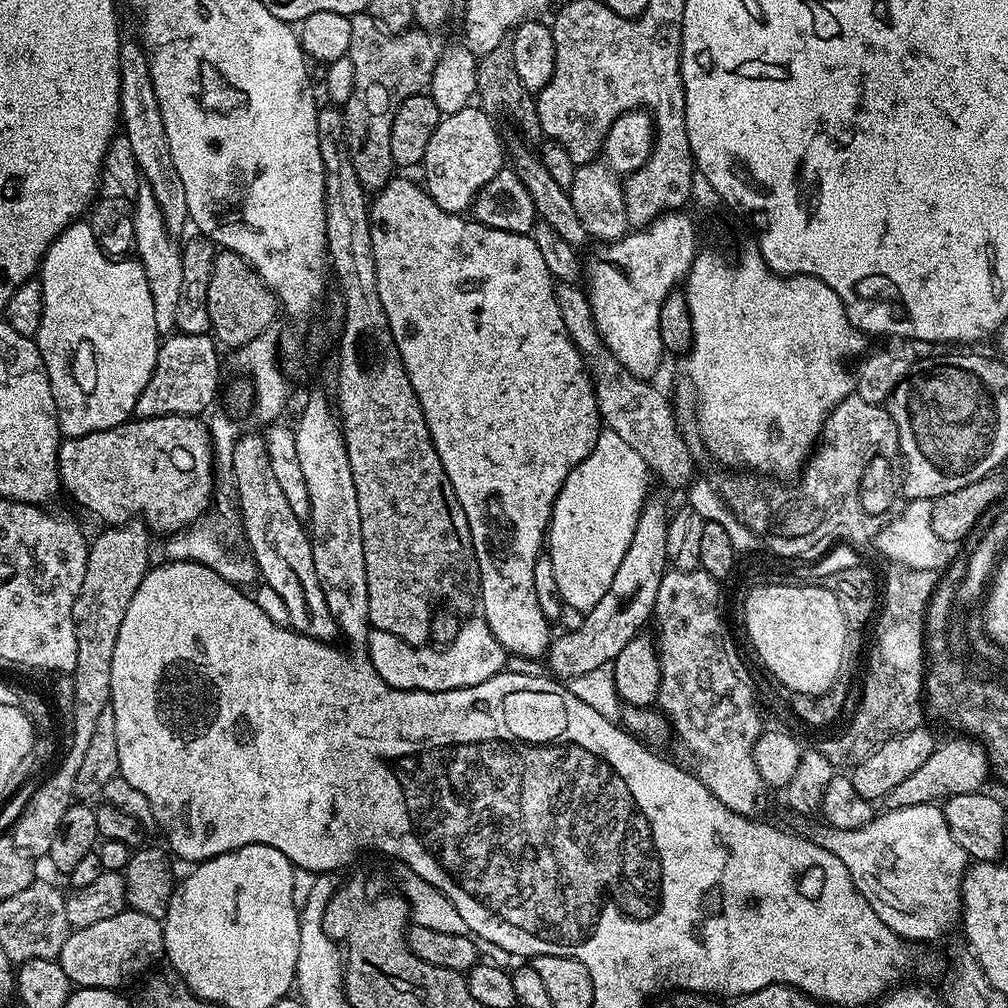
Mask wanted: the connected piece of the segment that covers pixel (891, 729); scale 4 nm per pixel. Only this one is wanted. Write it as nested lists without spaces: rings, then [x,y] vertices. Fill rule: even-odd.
[[[891,563],[886,576],[882,578],[880,605],[874,622],[874,636],[868,656],[868,666],[862,684],[860,704],[850,722],[834,740],[824,739],[817,744],[816,750],[822,754],[834,768],[855,767],[870,756],[880,745],[892,737],[900,736],[911,729],[921,727],[924,720],[923,683],[924,683],[924,618],[928,602],[938,583],[935,571],[920,572],[901,564]]]

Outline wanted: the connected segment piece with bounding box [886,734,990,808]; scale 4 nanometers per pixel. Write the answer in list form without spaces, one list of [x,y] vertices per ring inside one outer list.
[[[963,734],[955,737],[957,740],[948,740],[937,743],[934,754],[909,774],[905,780],[886,798],[888,808],[905,808],[906,806],[922,806],[923,804],[935,804],[943,802],[950,796],[971,796],[979,793],[980,788],[990,780],[990,765],[988,763],[988,751],[984,745],[975,738],[969,738]]]

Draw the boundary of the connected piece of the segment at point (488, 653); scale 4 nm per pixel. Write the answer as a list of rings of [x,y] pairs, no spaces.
[[[482,618],[465,619],[454,642],[443,646],[407,644],[394,634],[386,634],[386,630],[372,628],[368,634],[366,651],[378,678],[403,692],[445,692],[478,686],[478,682],[486,682],[486,678],[494,678],[506,668],[504,648]]]

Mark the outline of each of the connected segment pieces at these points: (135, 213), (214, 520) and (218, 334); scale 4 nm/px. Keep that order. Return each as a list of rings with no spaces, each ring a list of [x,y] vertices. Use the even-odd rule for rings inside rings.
[[[141,183],[132,204],[132,217],[136,235],[134,256],[146,270],[146,283],[150,285],[150,298],[154,301],[154,326],[158,326],[162,334],[168,334],[175,329],[174,314],[178,314],[178,298],[182,294],[181,245],[177,237],[168,231],[162,206],[158,204],[158,198],[154,198],[148,183]]]
[[[217,491],[214,506],[209,507],[203,516],[180,532],[171,533],[164,544],[168,560],[189,560],[202,566],[210,566],[214,574],[226,578],[226,582],[237,586],[255,585],[258,580],[256,564],[251,555],[242,547],[242,525],[238,505],[231,495]]]
[[[217,251],[214,270],[210,274],[208,309],[212,323],[211,335],[217,345],[238,350],[246,342],[254,342],[273,327],[278,313],[276,293],[271,292],[258,274],[242,257],[233,252]]]

